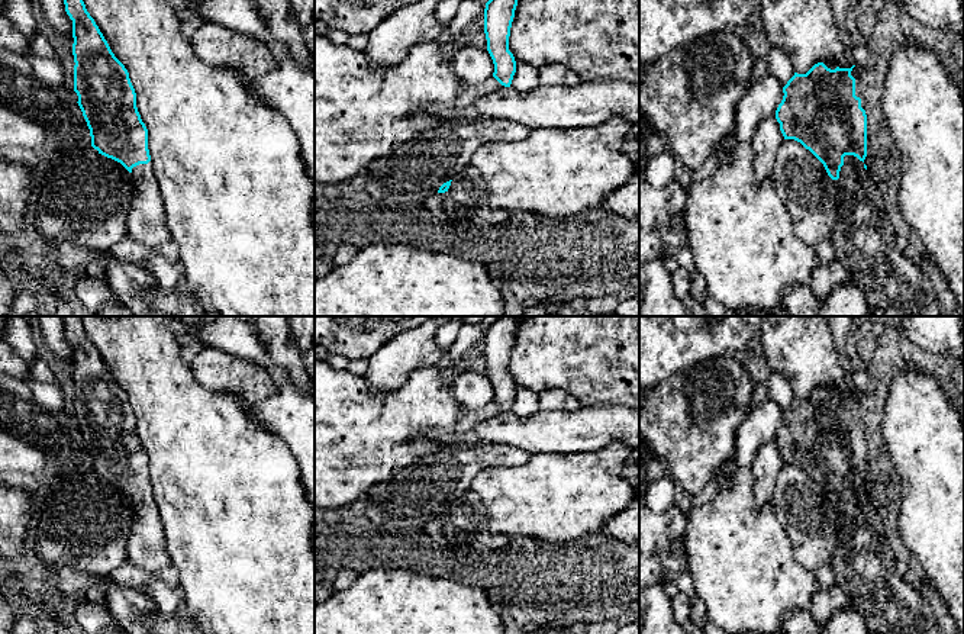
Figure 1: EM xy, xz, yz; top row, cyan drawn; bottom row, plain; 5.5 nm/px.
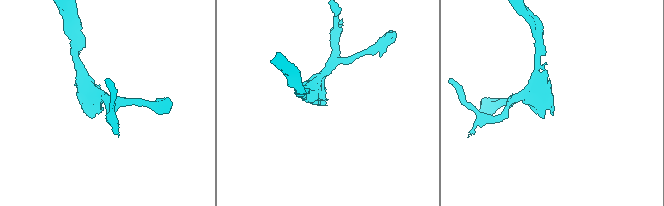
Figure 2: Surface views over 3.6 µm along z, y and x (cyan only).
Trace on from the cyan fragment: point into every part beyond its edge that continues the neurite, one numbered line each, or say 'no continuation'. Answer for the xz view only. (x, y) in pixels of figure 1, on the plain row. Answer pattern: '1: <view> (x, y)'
no continuation

